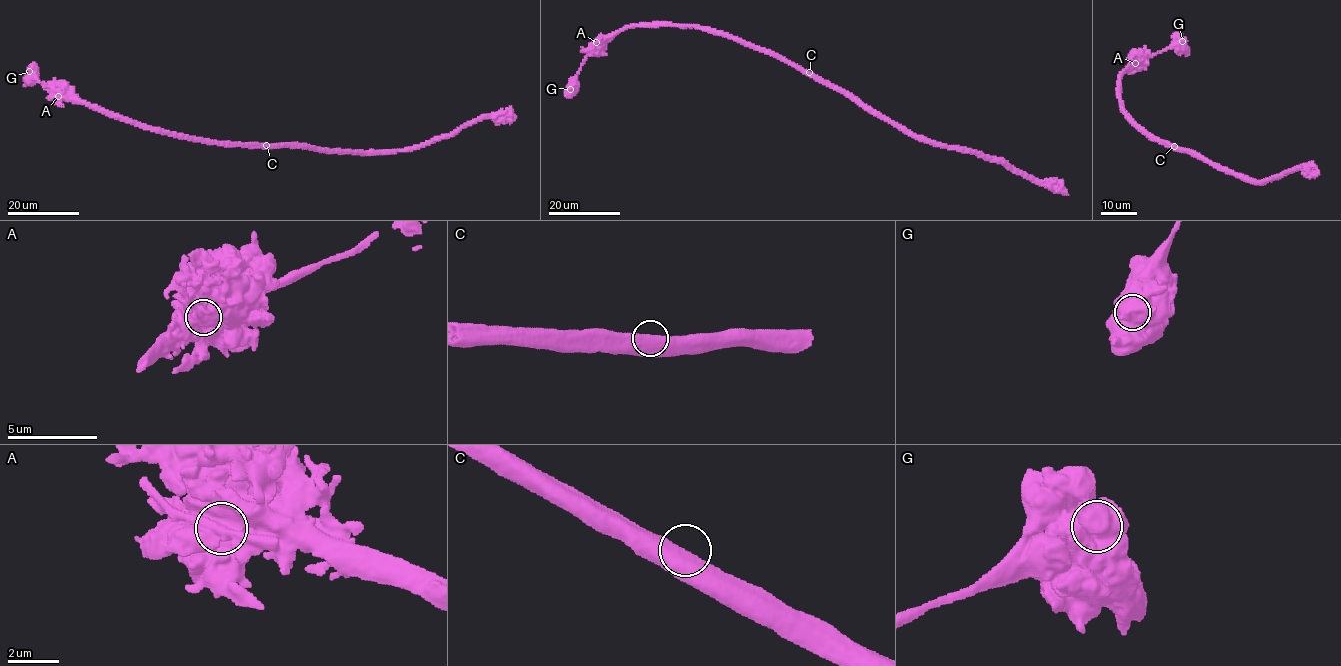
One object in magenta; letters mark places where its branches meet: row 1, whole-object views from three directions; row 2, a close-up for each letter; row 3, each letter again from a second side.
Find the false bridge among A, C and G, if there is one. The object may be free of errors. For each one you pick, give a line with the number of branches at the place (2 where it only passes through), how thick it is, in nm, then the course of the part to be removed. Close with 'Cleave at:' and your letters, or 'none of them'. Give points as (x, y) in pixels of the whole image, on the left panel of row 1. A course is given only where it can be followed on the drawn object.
A: 1 branches meet; 1050 nm thick; foreign part runs (58, 96), (35, 78), (24, 87)
Cleave at: A

